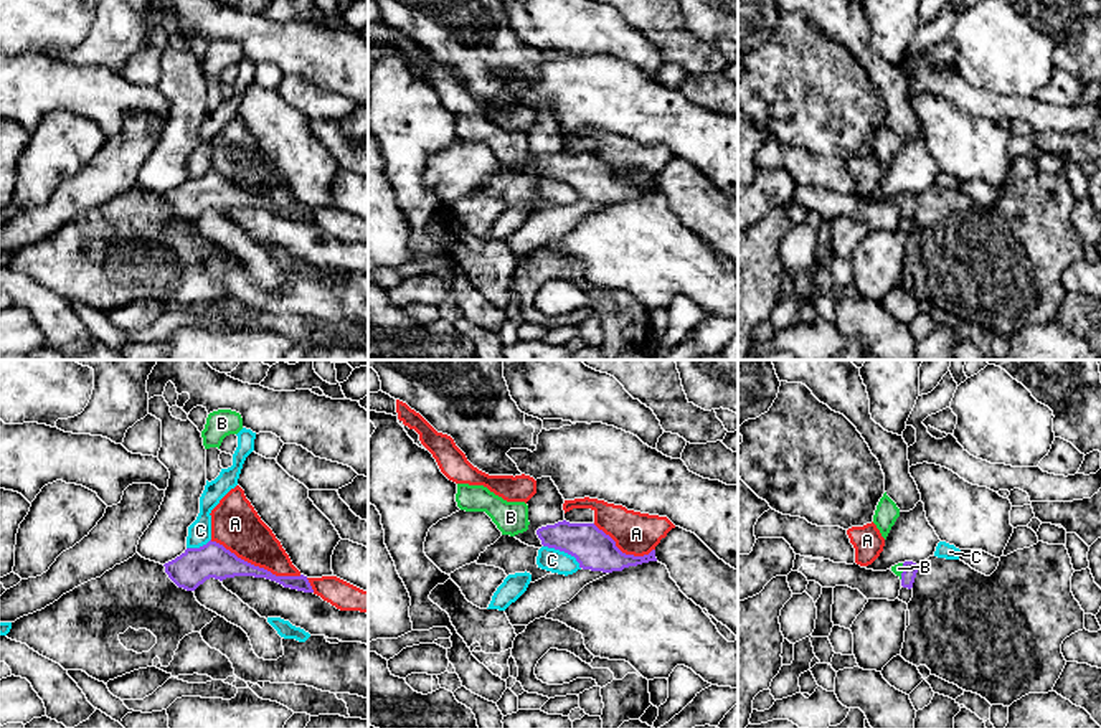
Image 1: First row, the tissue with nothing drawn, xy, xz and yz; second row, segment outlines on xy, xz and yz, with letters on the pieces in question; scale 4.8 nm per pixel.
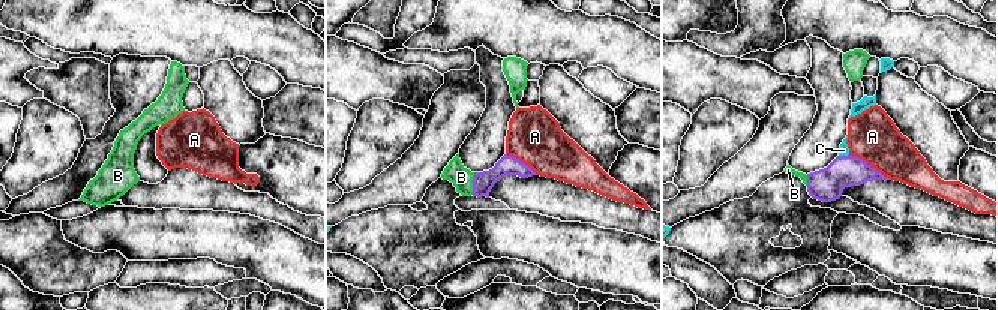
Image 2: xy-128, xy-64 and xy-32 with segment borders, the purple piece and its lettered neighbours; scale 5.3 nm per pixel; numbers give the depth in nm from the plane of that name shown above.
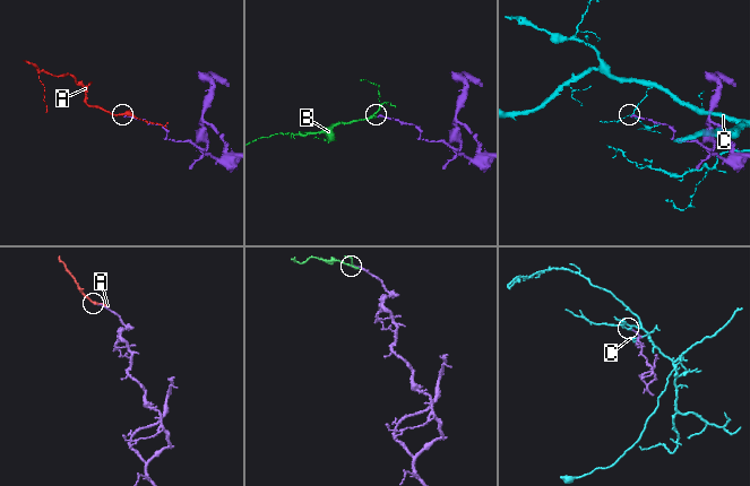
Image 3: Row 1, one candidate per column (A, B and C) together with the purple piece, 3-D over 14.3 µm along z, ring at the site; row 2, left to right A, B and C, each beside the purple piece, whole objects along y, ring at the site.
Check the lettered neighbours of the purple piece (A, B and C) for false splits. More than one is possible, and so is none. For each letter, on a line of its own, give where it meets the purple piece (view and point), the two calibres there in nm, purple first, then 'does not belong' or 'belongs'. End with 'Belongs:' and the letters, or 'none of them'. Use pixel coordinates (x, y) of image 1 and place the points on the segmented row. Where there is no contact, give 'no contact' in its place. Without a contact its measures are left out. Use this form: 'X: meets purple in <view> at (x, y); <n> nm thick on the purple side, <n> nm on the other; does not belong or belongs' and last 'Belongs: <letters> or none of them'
A: meets purple in xy at (256, 567); 170 nm thick on the purple side, 240 nm on the other; does not belong
B: meets purple in yz at (903, 572); 70 nm thick on the purple side, 50 nm on the other; belongs
C: meets purple in xz at (565, 552); 200 nm thick on the purple side, 110 nm on the other; does not belong
Belongs: B

